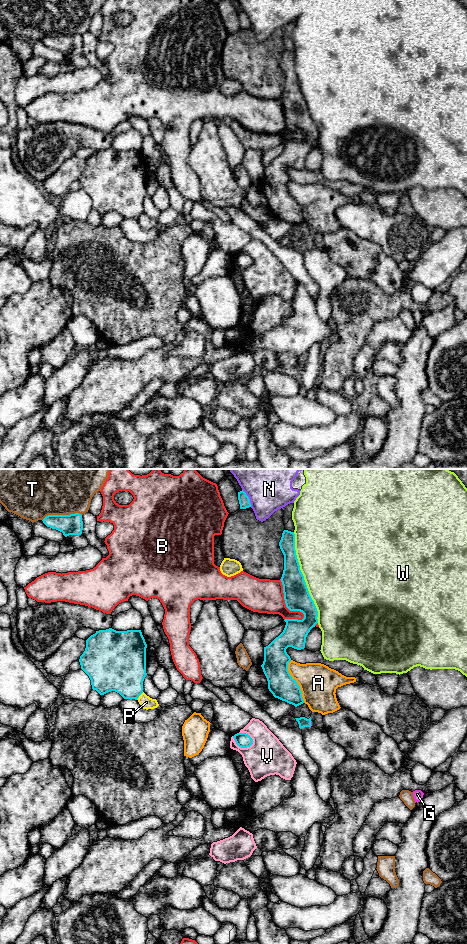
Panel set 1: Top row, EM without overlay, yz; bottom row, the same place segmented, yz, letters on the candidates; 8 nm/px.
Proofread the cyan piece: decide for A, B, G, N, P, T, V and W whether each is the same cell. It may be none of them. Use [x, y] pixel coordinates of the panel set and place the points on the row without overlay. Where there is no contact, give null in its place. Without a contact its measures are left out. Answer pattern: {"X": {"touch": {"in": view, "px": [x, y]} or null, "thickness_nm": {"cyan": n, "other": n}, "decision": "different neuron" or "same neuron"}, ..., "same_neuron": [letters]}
{"A": {"touch": {"in": "yz", "px": [295, 201]}, "thickness_nm": {"cyan": 200, "other": 300}, "decision": "different neuron"}, "B": {"touch": {"in": "yz", "px": [285, 123]}, "thickness_nm": {"cyan": 200, "other": 280}, "decision": "different neuron"}, "G": {"touch": {"in": "yz", "px": [310, 243]}, "thickness_nm": {"cyan": 80, "other": 20}, "decision": "different neuron"}, "N": {"touch": {"in": "yz", "px": [248, 18]}, "thickness_nm": {"cyan": 90, "other": 280}, "decision": "different neuron"}, "P": {"touch": {"in": "yz", "px": [139, 215]}, "thickness_nm": {"cyan": 380, "other": 100}, "decision": "different neuron"}, "T": {"touch": {"in": "yz", "px": [61, 35]}, "thickness_nm": {"cyan": 170, "other": 320}, "decision": "different neuron"}, "V": {"touch": {"in": "yz", "px": [241, 267]}, "thickness_nm": {"cyan": 120, "other": 300}, "decision": "different neuron"}, "W": {"touch": {"in": "yz", "px": [303, 97]}, "thickness_nm": {"cyan": 200, "other": 500}, "decision": "different neuron"}, "same_neuron": []}

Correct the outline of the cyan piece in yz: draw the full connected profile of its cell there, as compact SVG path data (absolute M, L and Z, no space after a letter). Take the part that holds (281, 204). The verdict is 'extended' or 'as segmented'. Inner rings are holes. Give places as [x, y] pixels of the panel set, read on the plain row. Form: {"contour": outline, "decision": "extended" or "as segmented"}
{"contour": "M284 50L279 66L284 75L284 90L280 100L286 127L290 131L302 132L304 138L284 140L286 145L283 152L264 167L264 181L261 187L273 216L297 227L303 224L304 220L300 206L288 191L291 178L286 169L305 168L308 153L318 143L318 131L300 90L294 52Z", "decision": "as segmented"}

